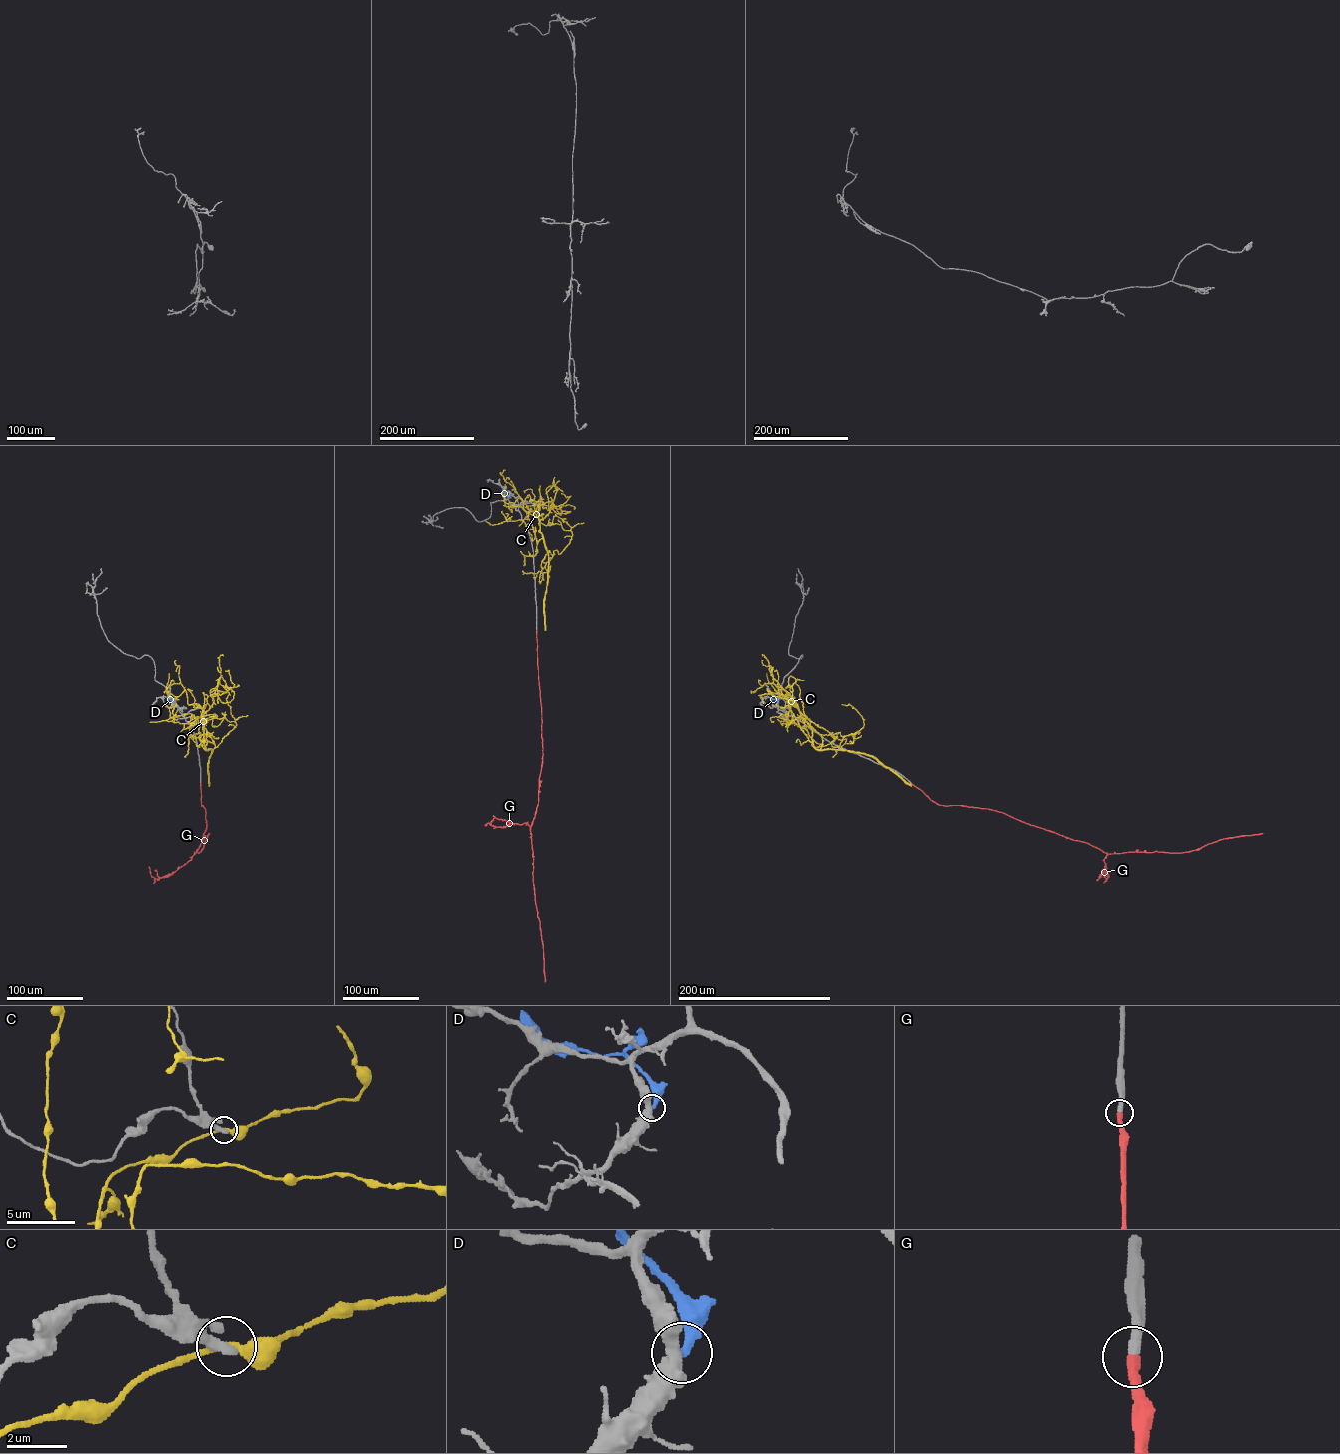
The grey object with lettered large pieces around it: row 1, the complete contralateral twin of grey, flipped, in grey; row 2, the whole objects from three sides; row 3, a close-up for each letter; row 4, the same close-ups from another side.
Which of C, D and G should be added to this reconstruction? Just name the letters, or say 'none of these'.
G

